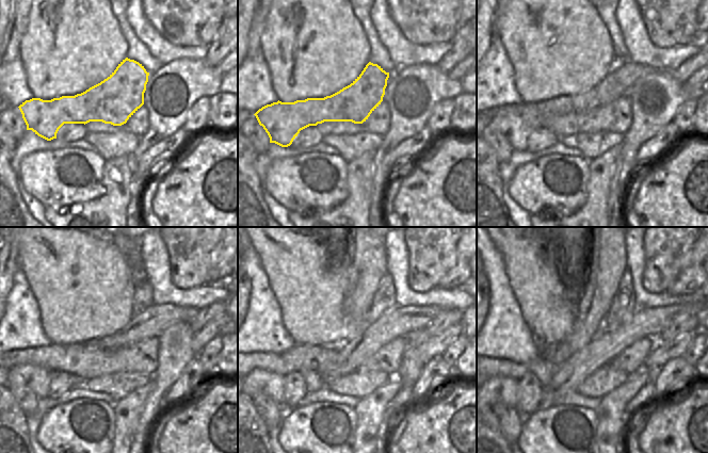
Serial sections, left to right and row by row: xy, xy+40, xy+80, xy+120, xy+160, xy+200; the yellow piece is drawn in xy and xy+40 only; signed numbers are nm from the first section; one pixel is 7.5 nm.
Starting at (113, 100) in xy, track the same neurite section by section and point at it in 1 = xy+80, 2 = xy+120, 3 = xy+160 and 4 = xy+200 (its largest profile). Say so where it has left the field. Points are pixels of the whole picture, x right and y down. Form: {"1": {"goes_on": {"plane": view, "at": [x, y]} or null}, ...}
{"1": {"goes_on": {"plane": "xy+80", "at": [516, 122]}}, "2": {"goes_on": {"plane": "xy+120", "at": [35, 378]}}, "3": {"goes_on": {"plane": "xy+160", "at": [271, 384]}}, "4": {"goes_on": {"plane": "xy+200", "at": [503, 390]}}}

